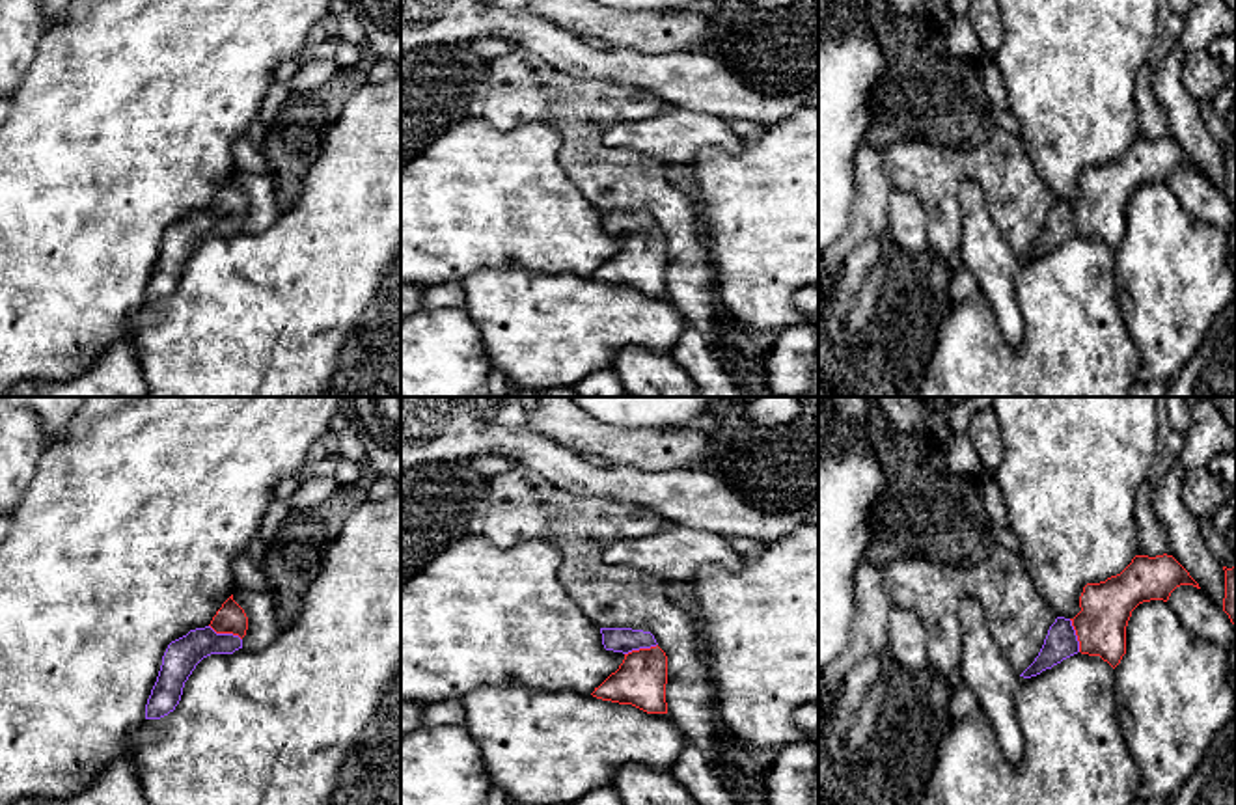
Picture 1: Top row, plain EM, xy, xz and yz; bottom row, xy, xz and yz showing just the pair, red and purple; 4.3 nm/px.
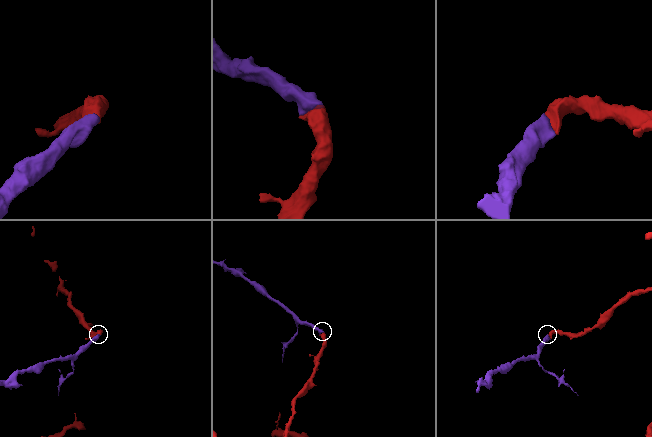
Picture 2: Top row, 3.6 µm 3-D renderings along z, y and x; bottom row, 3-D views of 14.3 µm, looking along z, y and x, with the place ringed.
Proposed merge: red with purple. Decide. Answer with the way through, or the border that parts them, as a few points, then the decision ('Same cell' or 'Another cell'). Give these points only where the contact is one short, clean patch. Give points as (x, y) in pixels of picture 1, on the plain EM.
Path across: xy (230, 202), (226, 215), (194, 228), (181, 239). Same cell

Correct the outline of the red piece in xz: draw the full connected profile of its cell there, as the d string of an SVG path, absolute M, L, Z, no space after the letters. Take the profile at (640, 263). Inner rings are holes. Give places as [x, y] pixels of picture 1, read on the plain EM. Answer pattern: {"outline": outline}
{"outline": "M600 211L600 216L604 231L623 235L625 242L591 278L647 296L667 296L667 239L654 218L632 211Z"}

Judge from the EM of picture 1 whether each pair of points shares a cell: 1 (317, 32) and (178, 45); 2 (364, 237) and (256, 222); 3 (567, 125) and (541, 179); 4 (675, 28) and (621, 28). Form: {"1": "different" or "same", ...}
{"1": "different", "2": "different", "3": "different", "4": "same"}

